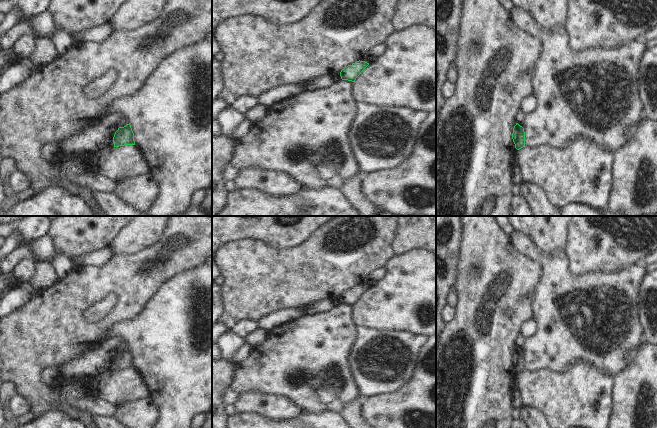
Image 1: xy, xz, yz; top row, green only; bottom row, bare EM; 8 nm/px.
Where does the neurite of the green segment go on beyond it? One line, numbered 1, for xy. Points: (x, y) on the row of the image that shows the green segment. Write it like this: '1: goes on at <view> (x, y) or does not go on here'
1: does not go on here

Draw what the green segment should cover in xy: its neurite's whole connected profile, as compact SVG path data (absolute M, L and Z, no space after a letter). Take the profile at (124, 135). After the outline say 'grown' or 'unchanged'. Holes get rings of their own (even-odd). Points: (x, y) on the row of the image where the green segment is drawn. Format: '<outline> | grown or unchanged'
M130 124L118 128L113 137L113 143L114 147L135 145L134 133Z | unchanged

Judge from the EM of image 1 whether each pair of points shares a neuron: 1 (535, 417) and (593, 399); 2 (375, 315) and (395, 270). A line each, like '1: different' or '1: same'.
1: different
2: same

